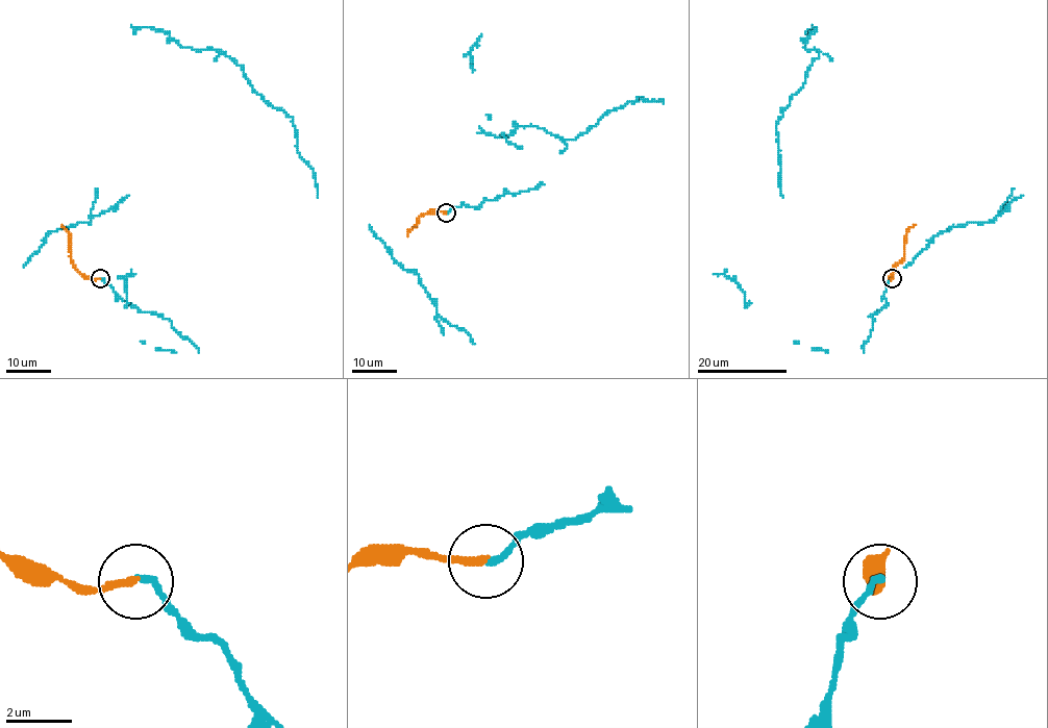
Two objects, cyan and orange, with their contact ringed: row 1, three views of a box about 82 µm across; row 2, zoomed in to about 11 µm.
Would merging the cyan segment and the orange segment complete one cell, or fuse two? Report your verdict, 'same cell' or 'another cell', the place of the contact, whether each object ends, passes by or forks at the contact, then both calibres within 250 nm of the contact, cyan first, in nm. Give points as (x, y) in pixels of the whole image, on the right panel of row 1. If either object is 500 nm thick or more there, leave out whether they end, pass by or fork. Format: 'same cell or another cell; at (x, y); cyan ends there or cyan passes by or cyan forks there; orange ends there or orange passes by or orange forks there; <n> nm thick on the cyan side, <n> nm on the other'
same cell; at (892, 278); cyan ends there; orange ends there; 200 nm thick on the cyan side, 240 nm on the other

